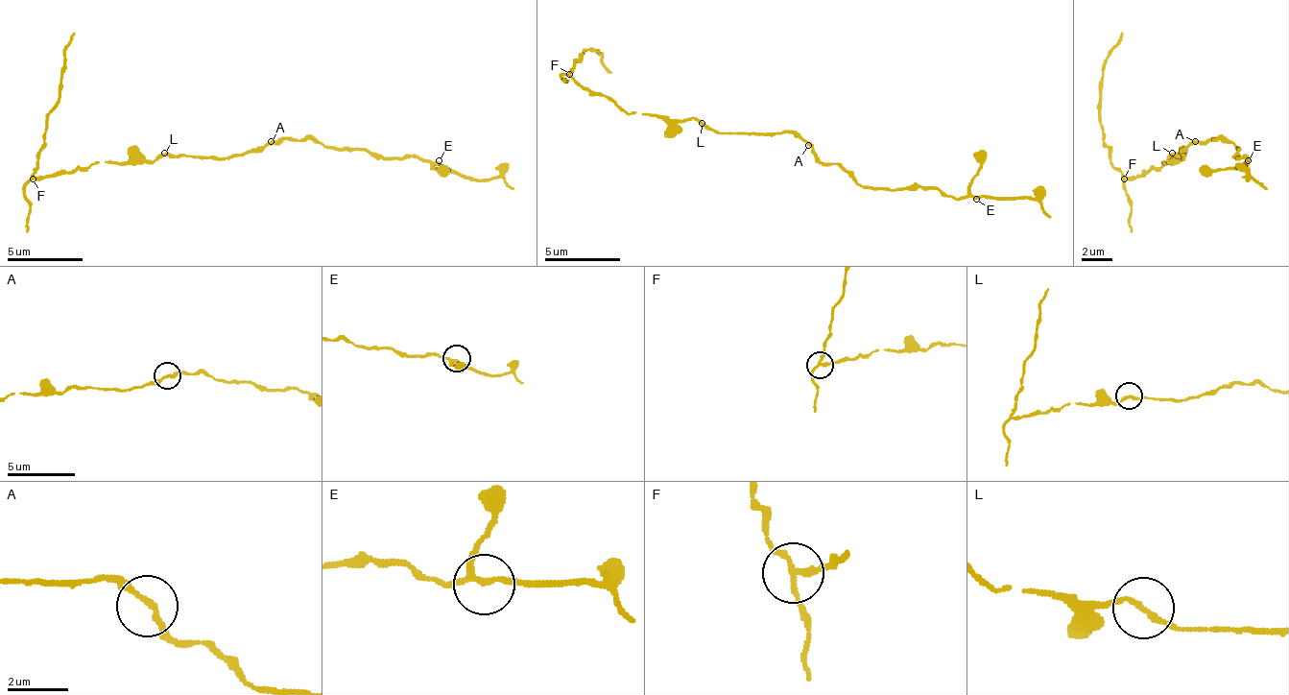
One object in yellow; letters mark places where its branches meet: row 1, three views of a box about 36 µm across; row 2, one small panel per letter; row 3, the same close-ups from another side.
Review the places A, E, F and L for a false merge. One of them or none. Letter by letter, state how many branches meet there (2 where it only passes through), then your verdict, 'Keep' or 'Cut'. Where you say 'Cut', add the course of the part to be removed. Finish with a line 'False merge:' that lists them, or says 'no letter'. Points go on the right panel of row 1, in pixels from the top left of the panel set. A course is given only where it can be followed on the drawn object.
A: Branches: 2. Keep
E: Branches: 3. Keep
F: Branches: 3. Cut. Course of the part to remove: (1123, 179), (1104, 141), (1100, 115), (1108, 50), (1123, 31)
L: Branches: 2. Keep
False merge: F

